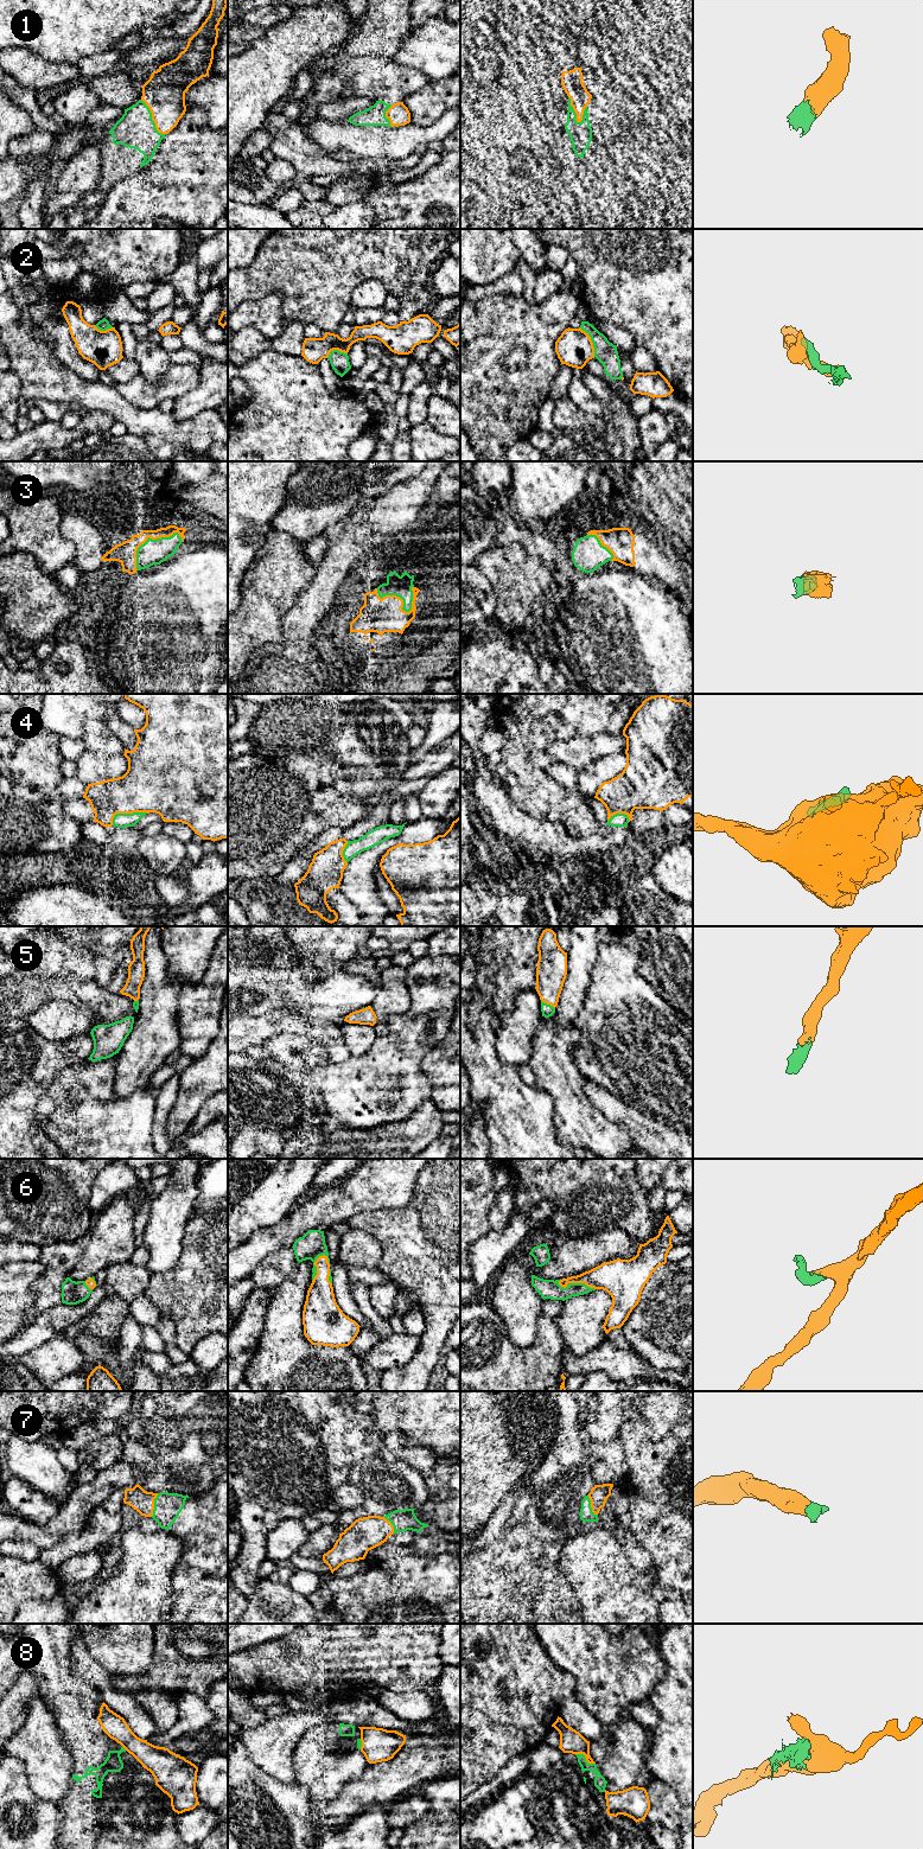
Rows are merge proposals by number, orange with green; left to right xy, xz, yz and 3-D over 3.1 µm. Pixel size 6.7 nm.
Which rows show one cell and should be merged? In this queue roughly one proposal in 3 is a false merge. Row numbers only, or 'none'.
1, 3, 4, 5, 6, 7

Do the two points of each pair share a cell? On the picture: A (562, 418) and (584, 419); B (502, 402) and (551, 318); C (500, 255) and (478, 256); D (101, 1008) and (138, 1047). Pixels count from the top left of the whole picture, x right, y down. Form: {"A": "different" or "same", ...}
{"A": "same", "B": "same", "C": "same", "D": "different"}

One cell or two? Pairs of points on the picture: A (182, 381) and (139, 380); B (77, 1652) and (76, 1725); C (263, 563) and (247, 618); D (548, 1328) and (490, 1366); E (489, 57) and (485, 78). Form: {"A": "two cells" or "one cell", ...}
{"A": "one cell", "B": "two cells", "C": "one cell", "D": "one cell", "E": "one cell"}

